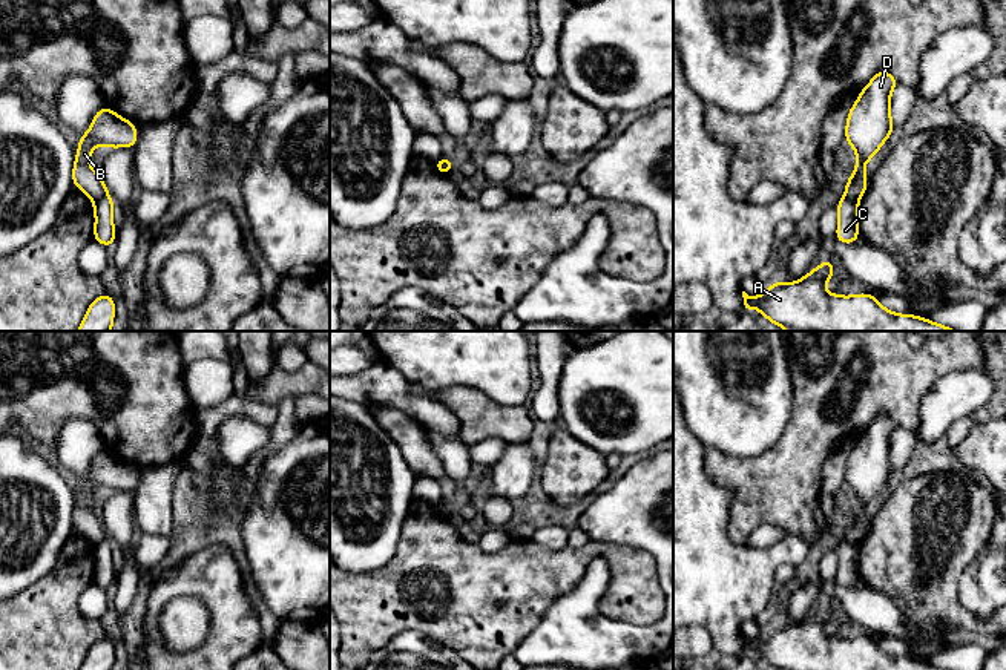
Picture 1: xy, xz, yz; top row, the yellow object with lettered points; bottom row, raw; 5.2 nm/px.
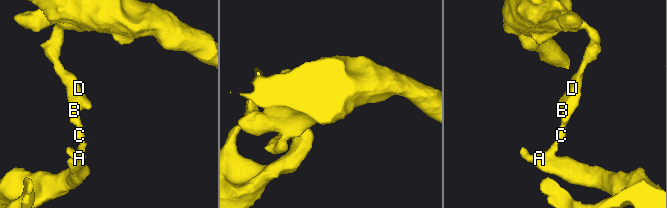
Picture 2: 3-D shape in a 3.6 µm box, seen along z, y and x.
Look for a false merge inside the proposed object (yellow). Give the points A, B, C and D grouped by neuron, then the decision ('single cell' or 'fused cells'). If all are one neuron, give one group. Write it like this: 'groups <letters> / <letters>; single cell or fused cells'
groups A C / B D; fused cells

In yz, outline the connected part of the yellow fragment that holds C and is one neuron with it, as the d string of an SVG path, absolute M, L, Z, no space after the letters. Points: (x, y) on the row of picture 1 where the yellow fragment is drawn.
M840 198L836 212L839 215L839 225L836 228L836 239L840 244L854 244L859 239L859 201L851 198Z

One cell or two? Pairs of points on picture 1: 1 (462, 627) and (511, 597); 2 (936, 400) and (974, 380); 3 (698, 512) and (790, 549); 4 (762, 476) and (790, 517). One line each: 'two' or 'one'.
1: one
2: one
3: one
4: one

